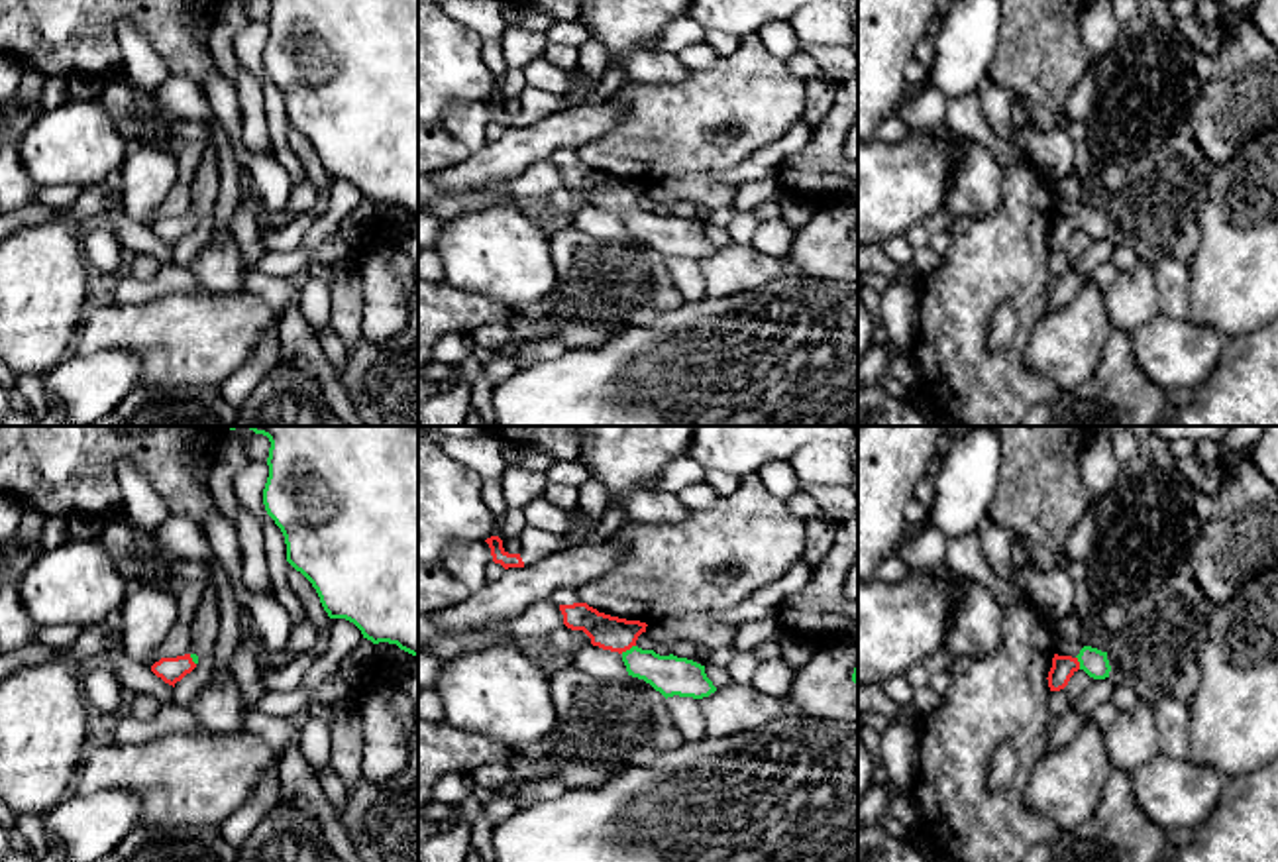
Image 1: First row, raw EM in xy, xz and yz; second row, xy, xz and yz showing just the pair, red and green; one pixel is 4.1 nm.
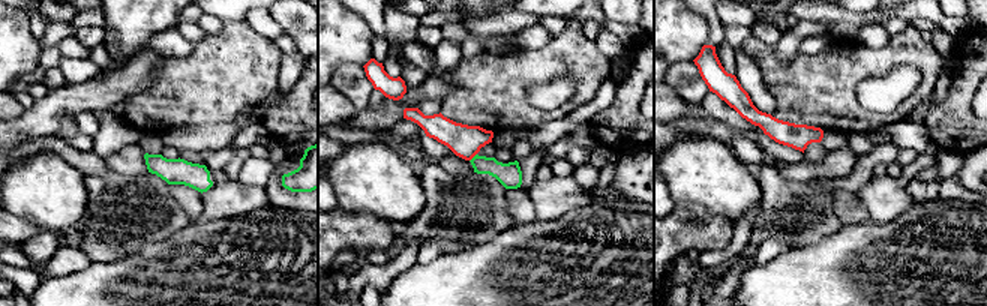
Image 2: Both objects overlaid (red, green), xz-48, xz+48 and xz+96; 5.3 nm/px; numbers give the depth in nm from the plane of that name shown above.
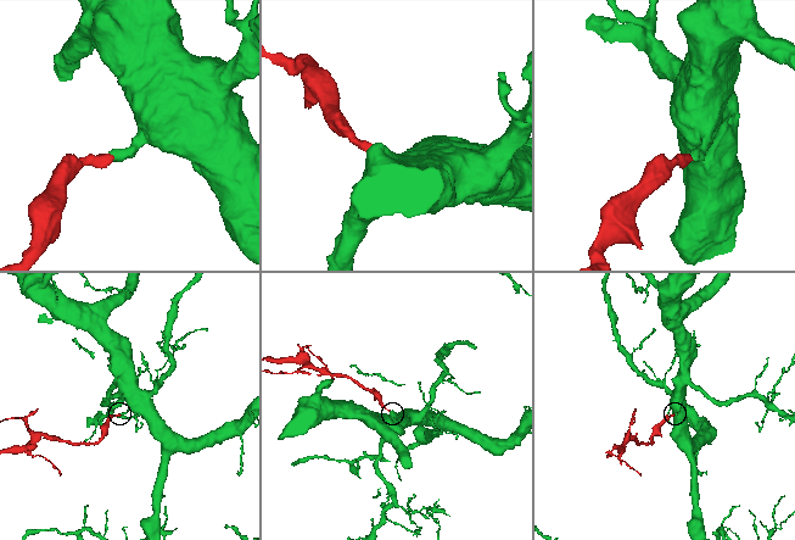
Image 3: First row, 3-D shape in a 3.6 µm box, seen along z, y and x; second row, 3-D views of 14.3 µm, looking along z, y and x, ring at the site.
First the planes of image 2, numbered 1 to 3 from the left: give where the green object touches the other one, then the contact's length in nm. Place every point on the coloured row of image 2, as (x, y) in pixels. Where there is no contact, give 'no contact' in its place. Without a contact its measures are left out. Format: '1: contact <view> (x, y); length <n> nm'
1: no contact
2: contact xz+48 (473, 156); length 60 nm
3: no contact

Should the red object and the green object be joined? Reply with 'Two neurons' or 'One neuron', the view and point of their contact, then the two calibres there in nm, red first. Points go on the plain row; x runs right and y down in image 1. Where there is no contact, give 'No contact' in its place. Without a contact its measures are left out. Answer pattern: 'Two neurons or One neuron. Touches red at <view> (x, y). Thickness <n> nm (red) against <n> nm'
One neuron. Touches red at xz (627, 209). Thickness 140 nm (red) against 160 nm

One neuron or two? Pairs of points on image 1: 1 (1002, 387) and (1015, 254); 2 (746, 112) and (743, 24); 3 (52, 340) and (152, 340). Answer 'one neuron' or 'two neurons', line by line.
1: one neuron
2: two neurons
3: two neurons

